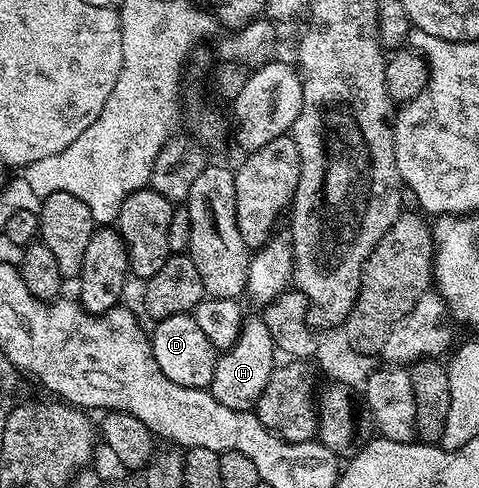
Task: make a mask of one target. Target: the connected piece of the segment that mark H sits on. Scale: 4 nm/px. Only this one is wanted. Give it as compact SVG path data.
M249 318L240 331L236 344L217 358L210 384L211 398L235 411L255 408L258 397L262 397L262 389L266 389L266 381L270 381L277 366L276 355L278 356L278 348L267 322L263 318Z

